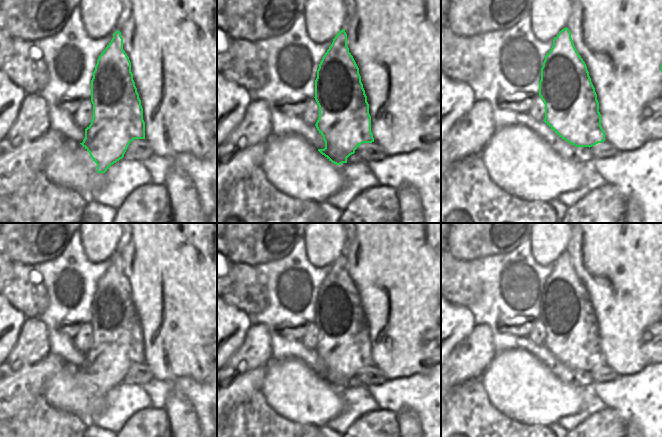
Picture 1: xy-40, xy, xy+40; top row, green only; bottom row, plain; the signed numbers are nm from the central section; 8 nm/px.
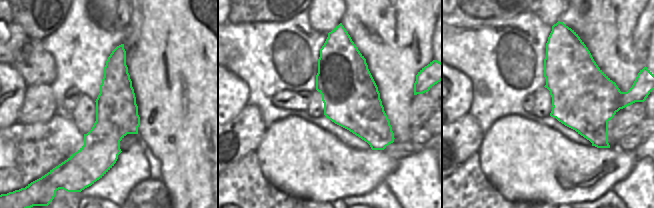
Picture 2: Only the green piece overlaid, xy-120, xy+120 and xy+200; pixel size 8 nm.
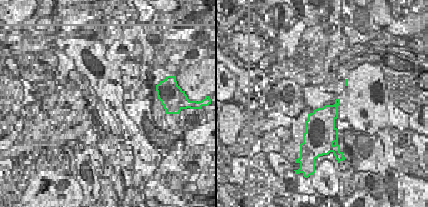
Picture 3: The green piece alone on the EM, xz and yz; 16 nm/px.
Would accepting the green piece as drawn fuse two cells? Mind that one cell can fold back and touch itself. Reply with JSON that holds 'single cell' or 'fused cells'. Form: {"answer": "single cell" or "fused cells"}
{"answer": "fused cells"}

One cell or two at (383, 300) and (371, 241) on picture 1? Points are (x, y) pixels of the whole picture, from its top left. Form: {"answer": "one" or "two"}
{"answer": "one"}

